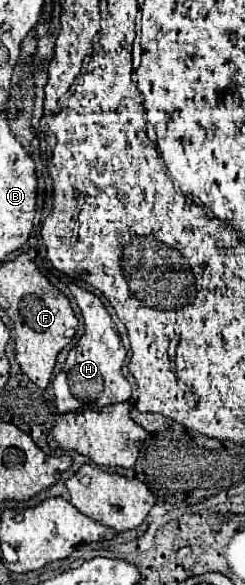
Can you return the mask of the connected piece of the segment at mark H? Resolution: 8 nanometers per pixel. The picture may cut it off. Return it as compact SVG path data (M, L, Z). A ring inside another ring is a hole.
M70 284L68 288L82 310L84 336L80 338L78 346L74 350L70 350L64 368L58 372L58 376L52 382L58 412L66 414L66 412L78 412L84 408L104 408L114 402L130 400L132 386L122 376L126 348L116 332L116 324L112 322L108 310L104 308L104 304L100 302L100 298L96 294L84 290L76 284ZM86 404L94 404L94 406L86 406Z

